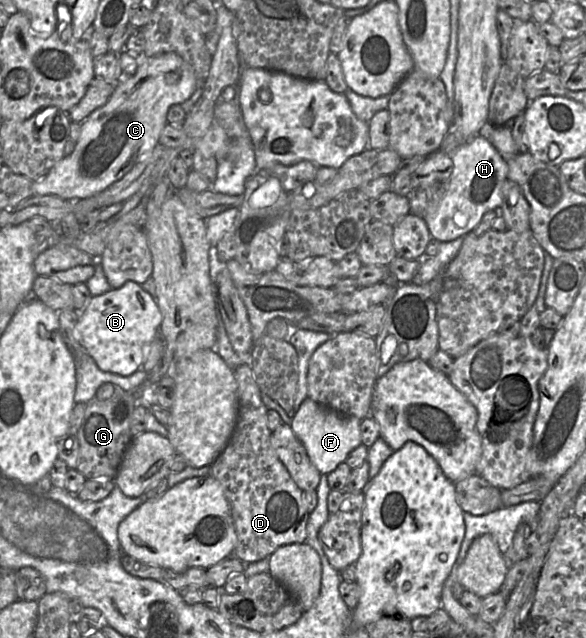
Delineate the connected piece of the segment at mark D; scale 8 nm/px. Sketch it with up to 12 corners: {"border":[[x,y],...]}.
{"border":[[251,366],[232,369],[238,422],[210,466],[236,558],[304,543],[303,491],[272,447]]}

